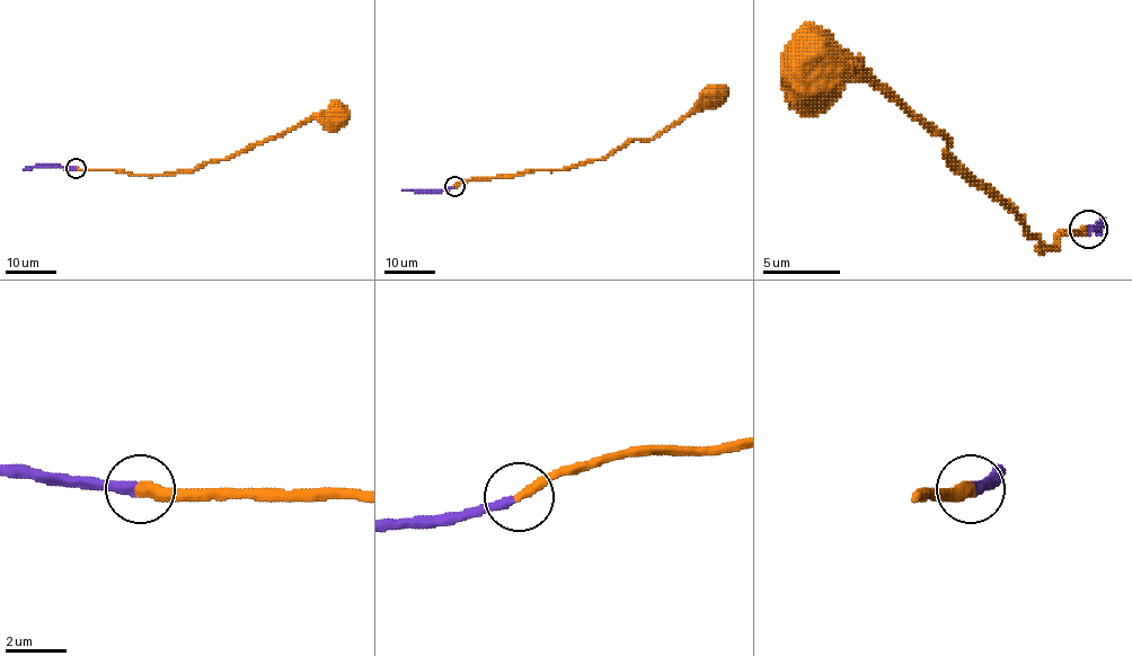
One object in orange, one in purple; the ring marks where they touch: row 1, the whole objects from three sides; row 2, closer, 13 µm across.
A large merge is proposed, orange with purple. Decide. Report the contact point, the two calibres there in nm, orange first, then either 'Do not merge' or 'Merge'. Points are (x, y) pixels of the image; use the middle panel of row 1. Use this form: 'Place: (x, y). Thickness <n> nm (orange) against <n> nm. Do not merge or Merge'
Place: (454, 186). Thickness 360 nm (orange) against 320 nm. Merge

